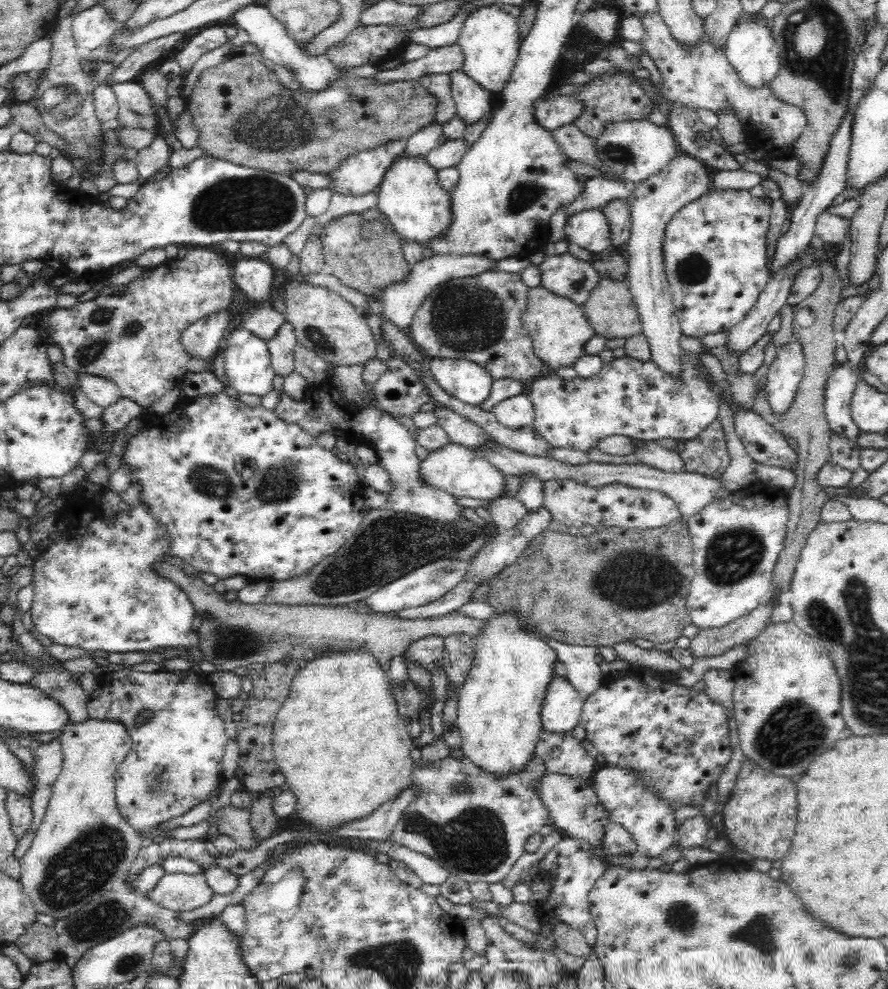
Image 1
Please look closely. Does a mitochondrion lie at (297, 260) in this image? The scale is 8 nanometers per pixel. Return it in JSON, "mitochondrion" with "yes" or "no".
{"mitochondrion":"no"}

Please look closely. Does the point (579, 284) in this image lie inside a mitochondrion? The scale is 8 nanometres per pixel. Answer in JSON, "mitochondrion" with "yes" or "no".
{"mitochondrion":"yes"}

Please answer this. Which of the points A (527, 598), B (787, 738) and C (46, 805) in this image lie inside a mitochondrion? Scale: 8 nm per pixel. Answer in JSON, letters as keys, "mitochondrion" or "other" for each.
{"A":"other","B":"mitochondrion","C":"other"}

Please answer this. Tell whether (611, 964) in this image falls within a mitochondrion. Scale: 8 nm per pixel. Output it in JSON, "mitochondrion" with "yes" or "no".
{"mitochondrion":"no"}

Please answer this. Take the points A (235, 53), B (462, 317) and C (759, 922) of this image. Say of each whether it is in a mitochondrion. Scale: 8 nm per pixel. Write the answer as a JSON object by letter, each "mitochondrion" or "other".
{"A":"other","B":"mitochondrion","C":"mitochondrion"}

